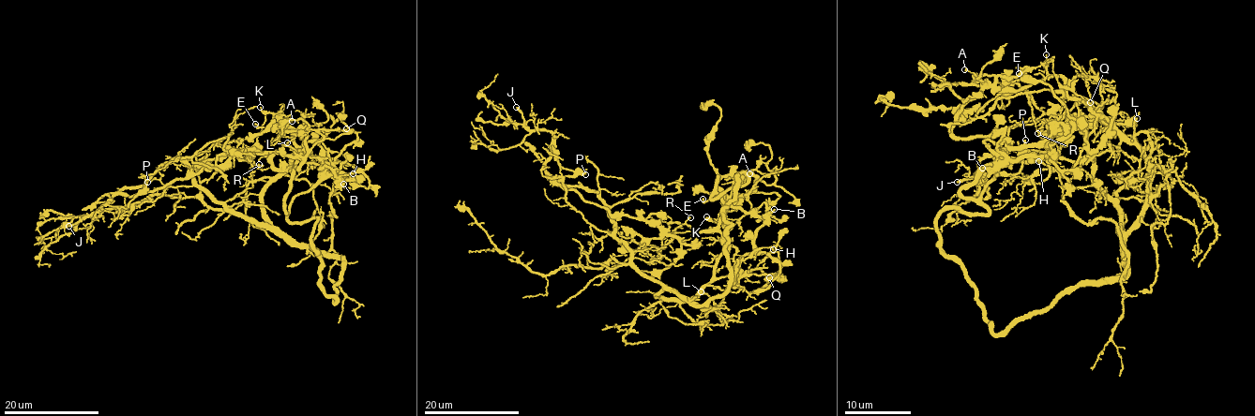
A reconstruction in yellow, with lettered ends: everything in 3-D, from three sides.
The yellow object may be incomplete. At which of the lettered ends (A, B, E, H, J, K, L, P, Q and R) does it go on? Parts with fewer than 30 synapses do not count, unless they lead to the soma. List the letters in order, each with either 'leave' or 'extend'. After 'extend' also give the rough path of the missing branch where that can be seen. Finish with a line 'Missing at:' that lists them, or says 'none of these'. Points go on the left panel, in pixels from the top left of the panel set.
A: leave
B: leave
E: leave
H: leave
J: leave
K: leave
L: leave
P: leave
Q: extend; missing branch runs (346, 128), (341, 134), (347, 133), (364, 152)
R: leave
Missing at: Q

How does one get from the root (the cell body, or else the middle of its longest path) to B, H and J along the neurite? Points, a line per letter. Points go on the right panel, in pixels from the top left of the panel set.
B: (1097, 186), (1120, 219), (1123, 275), (1127, 250), (1118, 227), (1082, 222), (1046, 156), (982, 168)
H: (1097, 186), (1120, 219), (1123, 275), (1127, 250), (1118, 227), (1082, 222), (1063, 199), (1060, 174), (1038, 161)
J: (1097, 186), (1084, 133), (1060, 117), (1047, 152), (984, 156), (982, 174), (957, 182)

